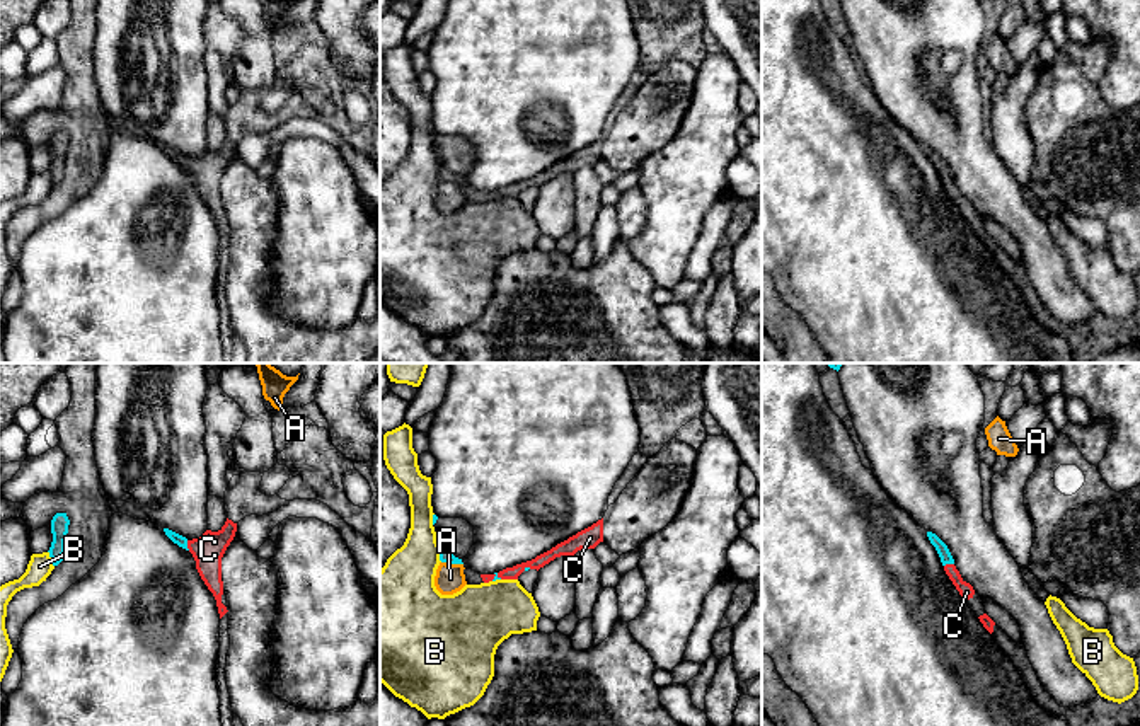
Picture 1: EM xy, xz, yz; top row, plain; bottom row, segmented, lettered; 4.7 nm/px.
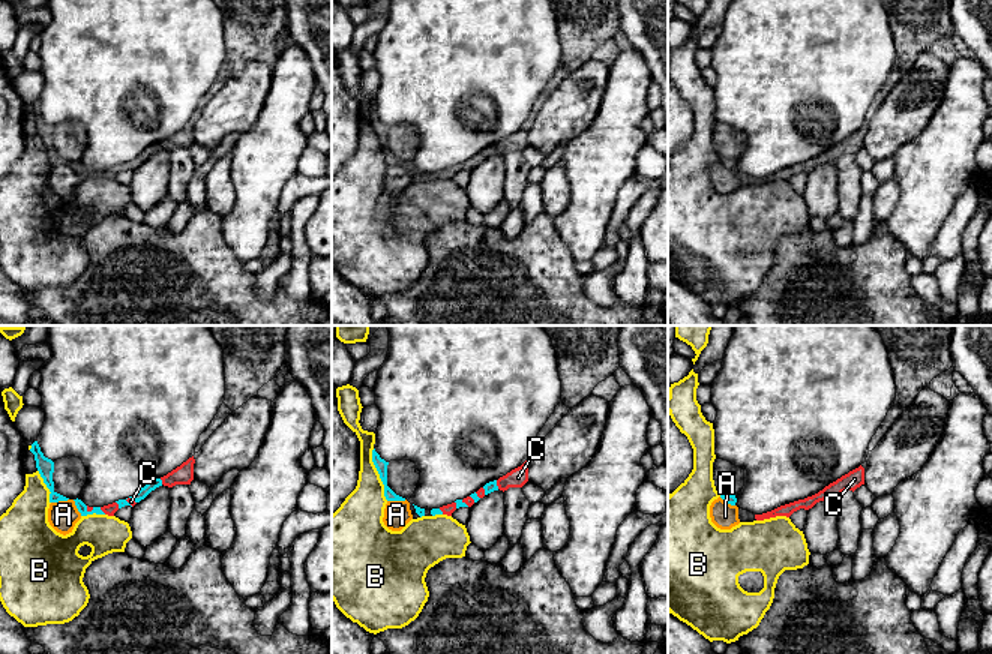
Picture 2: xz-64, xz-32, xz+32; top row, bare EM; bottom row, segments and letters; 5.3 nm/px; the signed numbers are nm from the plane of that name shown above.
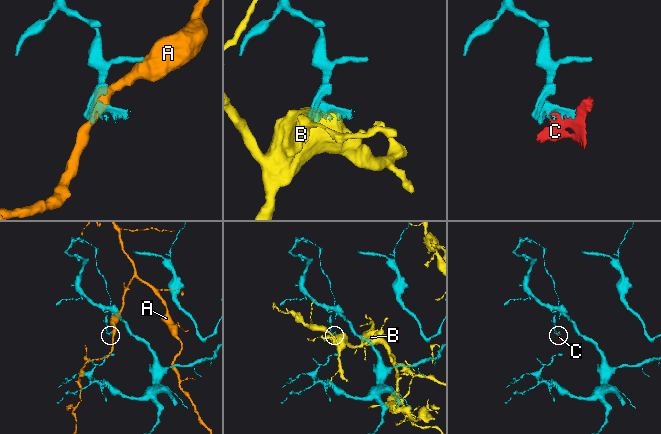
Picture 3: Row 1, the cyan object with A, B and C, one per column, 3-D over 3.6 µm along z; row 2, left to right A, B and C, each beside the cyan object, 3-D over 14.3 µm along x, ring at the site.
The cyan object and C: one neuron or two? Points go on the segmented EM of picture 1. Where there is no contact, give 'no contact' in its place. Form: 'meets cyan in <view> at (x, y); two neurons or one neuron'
meets cyan in xy at (186, 546); one neuron

